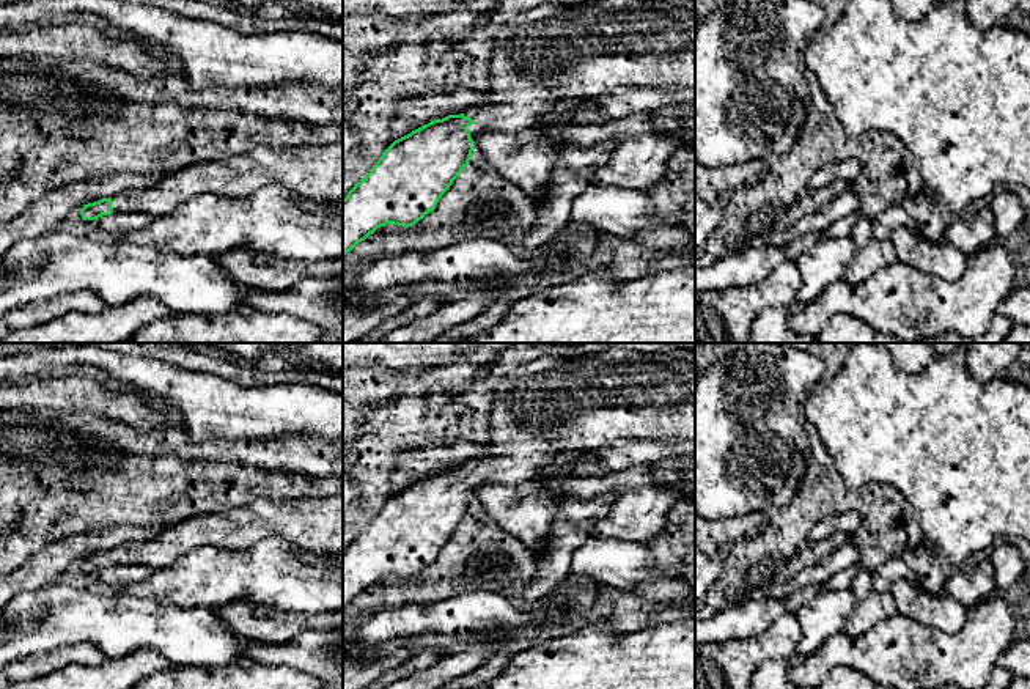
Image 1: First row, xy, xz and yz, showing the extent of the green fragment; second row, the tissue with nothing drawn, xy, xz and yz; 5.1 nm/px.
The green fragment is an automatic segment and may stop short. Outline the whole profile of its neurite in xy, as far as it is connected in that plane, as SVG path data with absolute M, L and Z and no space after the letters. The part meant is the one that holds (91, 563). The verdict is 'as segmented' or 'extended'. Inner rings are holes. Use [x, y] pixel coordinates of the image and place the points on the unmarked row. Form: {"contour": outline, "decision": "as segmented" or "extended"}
{"contour": "M343 496L255 499L223 513L203 513L164 527L145 541L83 557L83 573L116 565L148 565L168 569L192 549L217 546L244 551L270 535L291 536L311 552L343 552Z", "decision": "extended"}

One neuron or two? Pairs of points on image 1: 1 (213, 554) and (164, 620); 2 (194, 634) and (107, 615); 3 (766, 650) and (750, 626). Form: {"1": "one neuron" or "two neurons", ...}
{"1": "two neurons", "2": "one neuron", "3": "two neurons"}

